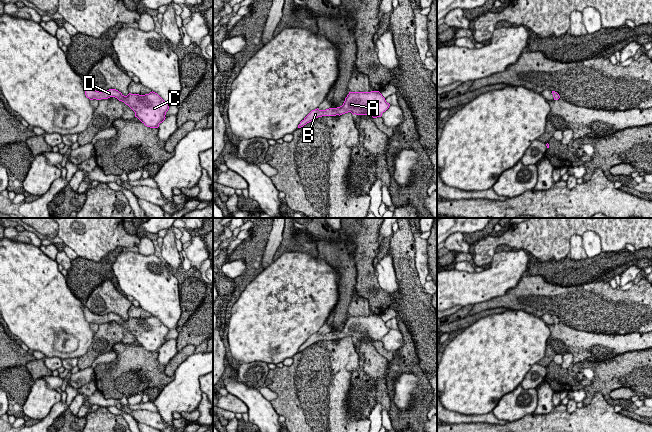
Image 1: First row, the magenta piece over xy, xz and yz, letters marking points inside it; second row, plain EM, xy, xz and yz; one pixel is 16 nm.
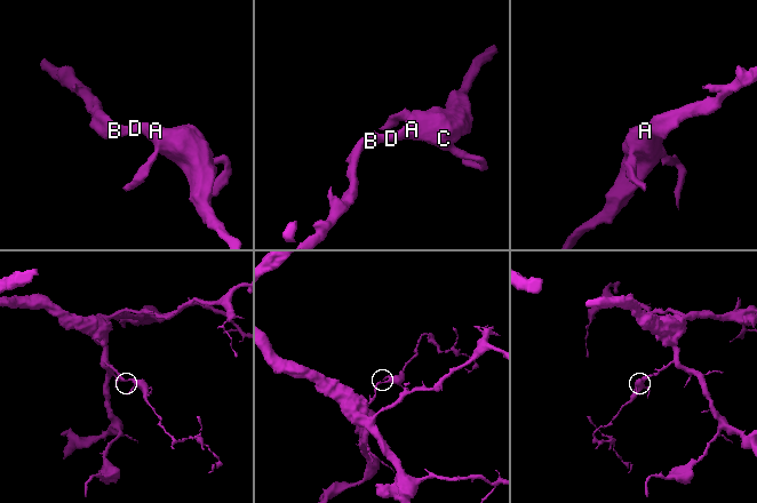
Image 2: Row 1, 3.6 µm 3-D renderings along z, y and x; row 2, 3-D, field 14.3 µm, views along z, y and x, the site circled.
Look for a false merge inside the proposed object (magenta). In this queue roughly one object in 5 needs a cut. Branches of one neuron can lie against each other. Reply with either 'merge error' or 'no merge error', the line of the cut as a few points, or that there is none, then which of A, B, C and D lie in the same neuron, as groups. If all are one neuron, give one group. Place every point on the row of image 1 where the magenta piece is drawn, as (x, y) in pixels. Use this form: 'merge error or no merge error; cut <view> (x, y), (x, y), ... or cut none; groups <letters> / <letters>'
no merge error; cut none; groups A B C D

